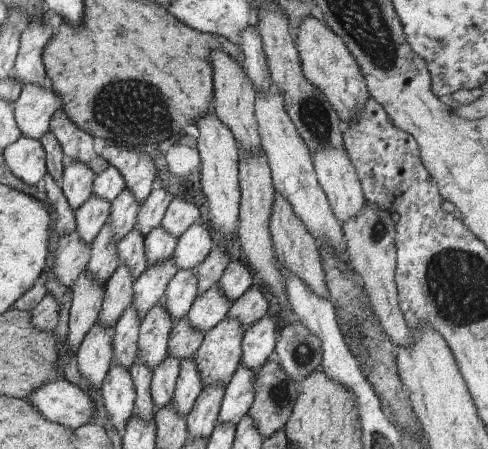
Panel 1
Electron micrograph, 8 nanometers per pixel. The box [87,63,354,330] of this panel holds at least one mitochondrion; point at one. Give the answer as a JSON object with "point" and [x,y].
{"point":[129,110]}

